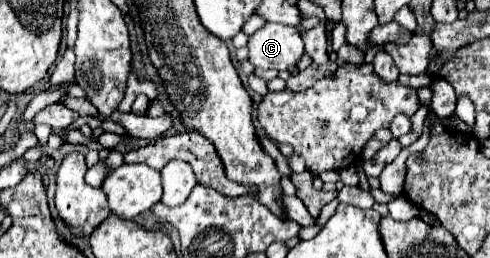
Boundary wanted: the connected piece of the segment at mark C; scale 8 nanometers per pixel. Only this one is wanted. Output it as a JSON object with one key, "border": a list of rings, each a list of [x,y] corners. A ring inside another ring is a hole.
{"border":[[[265,23],[249,39],[249,61],[259,69],[293,71],[303,57],[303,41],[295,27]]]}

